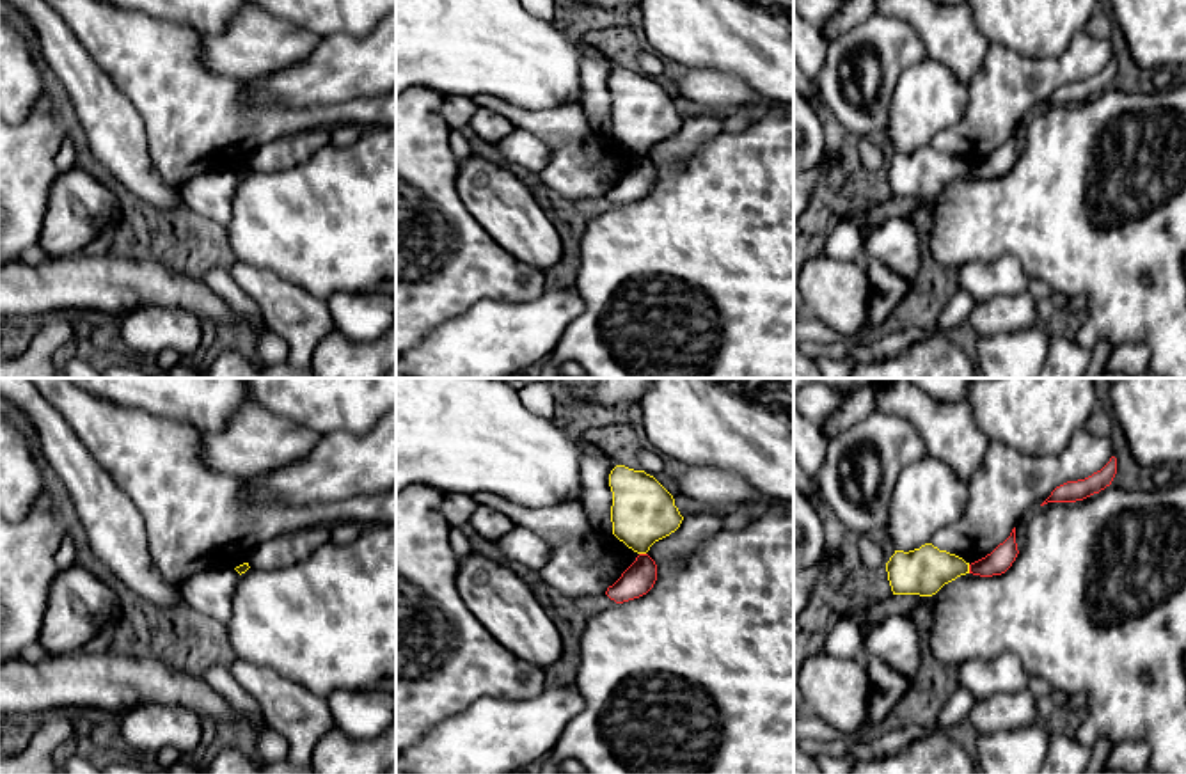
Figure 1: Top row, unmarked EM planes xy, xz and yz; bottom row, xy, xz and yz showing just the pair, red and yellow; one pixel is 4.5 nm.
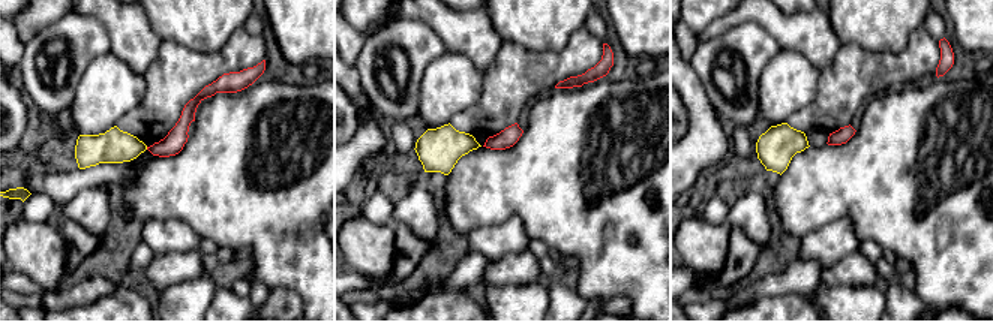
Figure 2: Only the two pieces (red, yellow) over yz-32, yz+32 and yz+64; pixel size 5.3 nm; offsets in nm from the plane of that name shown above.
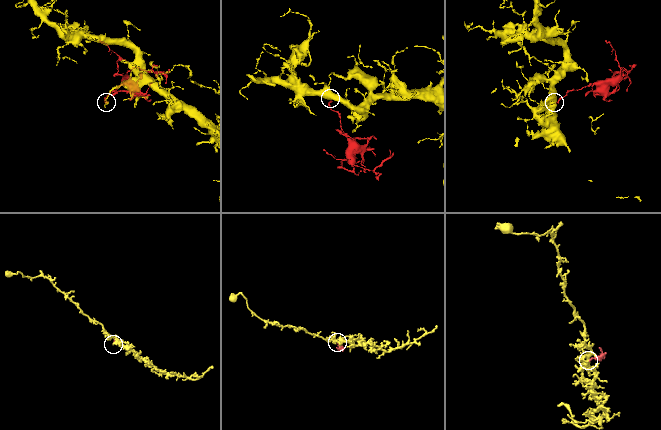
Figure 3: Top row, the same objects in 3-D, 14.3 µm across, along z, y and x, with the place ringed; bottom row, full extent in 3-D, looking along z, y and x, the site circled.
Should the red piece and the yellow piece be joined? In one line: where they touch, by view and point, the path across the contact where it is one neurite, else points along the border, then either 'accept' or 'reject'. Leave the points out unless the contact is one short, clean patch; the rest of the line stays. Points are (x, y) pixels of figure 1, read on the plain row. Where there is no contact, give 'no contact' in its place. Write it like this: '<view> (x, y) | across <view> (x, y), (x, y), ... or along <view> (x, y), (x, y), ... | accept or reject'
yz (970, 171) | along yz (968, 167), (970, 174) | reject

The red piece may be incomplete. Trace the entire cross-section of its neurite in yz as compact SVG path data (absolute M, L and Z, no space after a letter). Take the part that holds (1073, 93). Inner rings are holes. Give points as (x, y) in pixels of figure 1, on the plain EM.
M1111 59L1110 64L1101 73L1094 75L1092 78L1085 82L1078 82L1078 83L1067 83L1056 89L1040 108L1048 105L1083 103L1094 96L1099 96L1106 89L1110 89L1115 76L1117 76L1117 60Z

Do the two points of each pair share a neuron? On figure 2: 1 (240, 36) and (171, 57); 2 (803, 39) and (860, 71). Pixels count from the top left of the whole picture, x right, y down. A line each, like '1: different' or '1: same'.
1: same
2: different

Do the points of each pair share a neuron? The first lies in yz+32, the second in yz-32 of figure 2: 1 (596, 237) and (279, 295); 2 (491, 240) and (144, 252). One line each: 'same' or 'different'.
1: different
2: different

